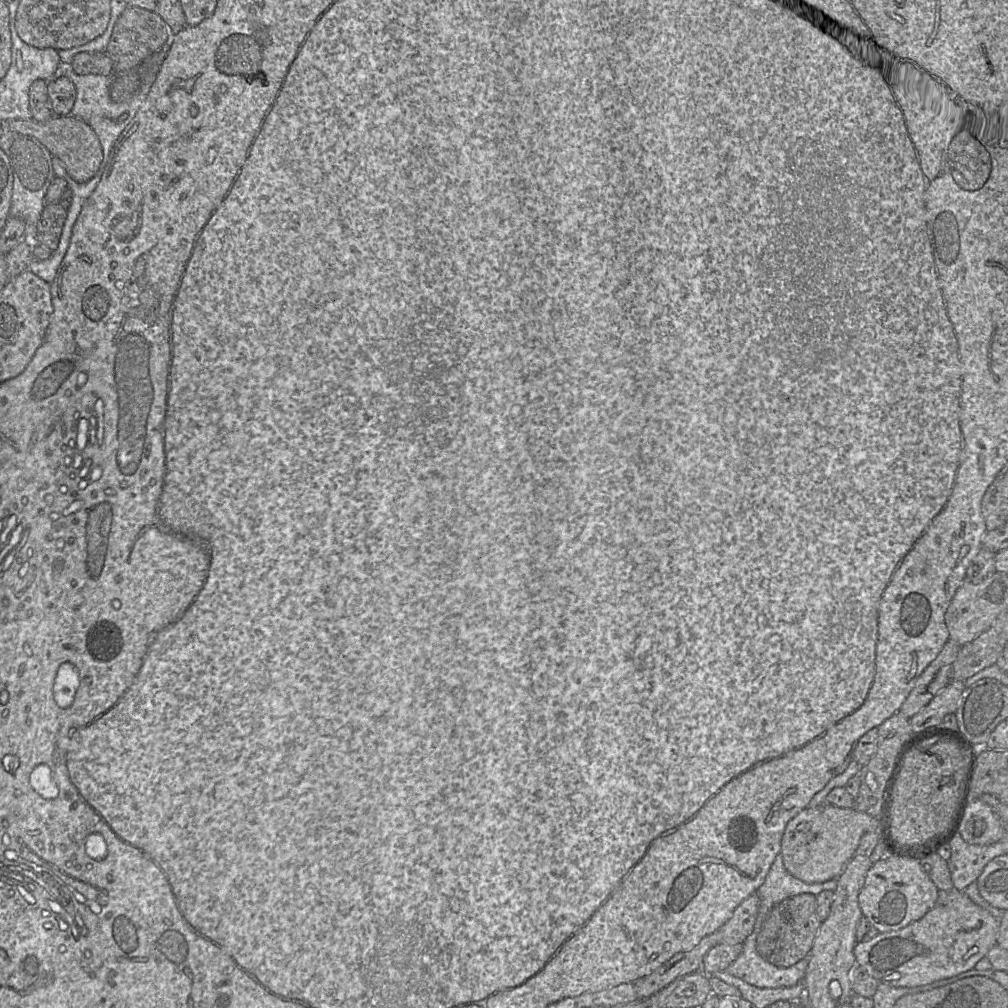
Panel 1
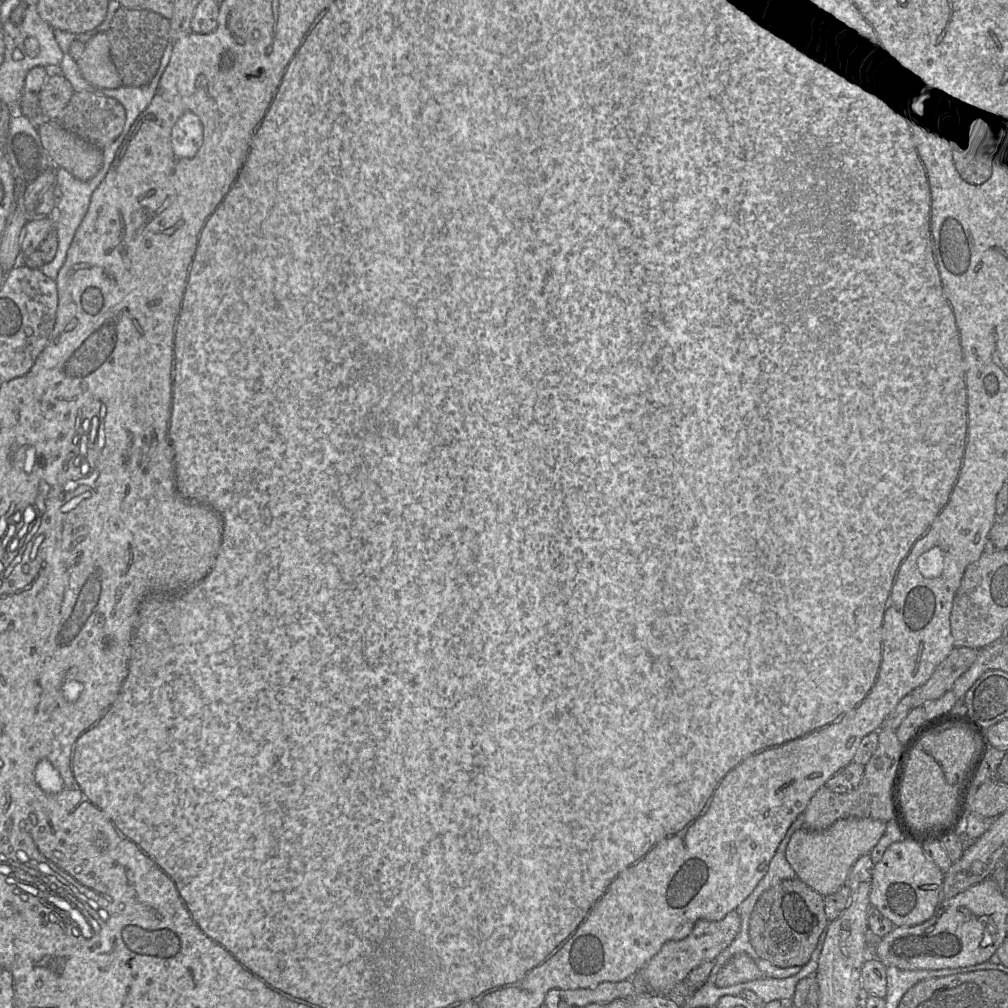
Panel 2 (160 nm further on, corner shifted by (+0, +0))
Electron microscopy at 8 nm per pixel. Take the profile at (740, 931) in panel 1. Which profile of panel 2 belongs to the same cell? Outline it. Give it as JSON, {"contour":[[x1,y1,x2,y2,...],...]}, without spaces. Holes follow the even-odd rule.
{"contour":[[736,909,730,911,720,921,698,920,686,938,667,941,637,973,647,984,649,992,667,995,684,985,683,982,692,969,704,962,714,961,735,939,740,926,741,919]]}

